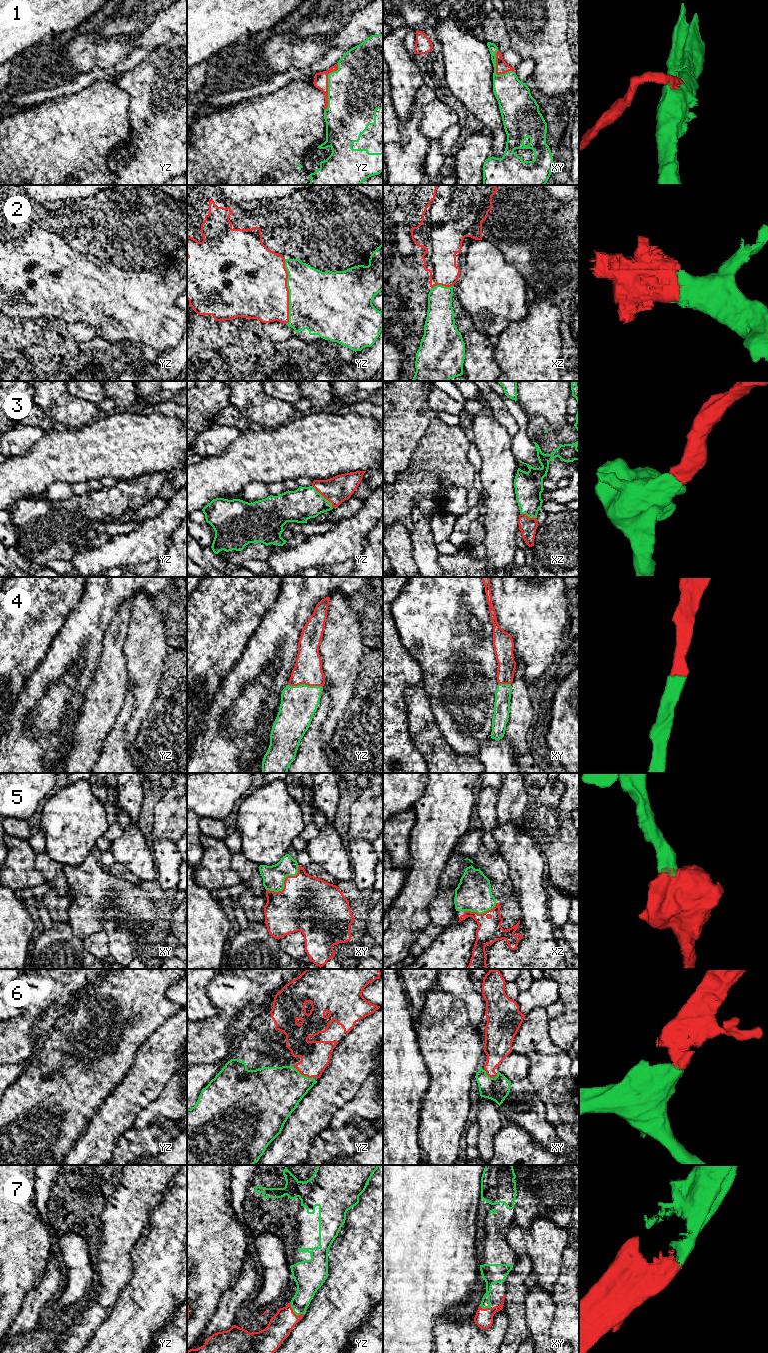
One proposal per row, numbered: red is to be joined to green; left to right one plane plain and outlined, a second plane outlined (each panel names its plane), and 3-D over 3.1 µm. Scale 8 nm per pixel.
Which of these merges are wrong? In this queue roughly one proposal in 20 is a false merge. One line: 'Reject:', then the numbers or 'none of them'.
Reject: none of them

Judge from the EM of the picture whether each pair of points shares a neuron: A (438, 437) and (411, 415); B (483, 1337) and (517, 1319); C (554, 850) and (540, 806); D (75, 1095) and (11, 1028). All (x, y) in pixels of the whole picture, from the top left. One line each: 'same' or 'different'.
A: different
B: different
C: same
D: different

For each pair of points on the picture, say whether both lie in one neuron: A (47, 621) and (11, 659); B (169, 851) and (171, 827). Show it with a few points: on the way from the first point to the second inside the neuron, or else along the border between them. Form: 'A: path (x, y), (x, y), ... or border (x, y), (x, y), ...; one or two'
A: path (38, 630), (18, 650); one
B: border (155, 839), (170, 839), (175, 842); two

